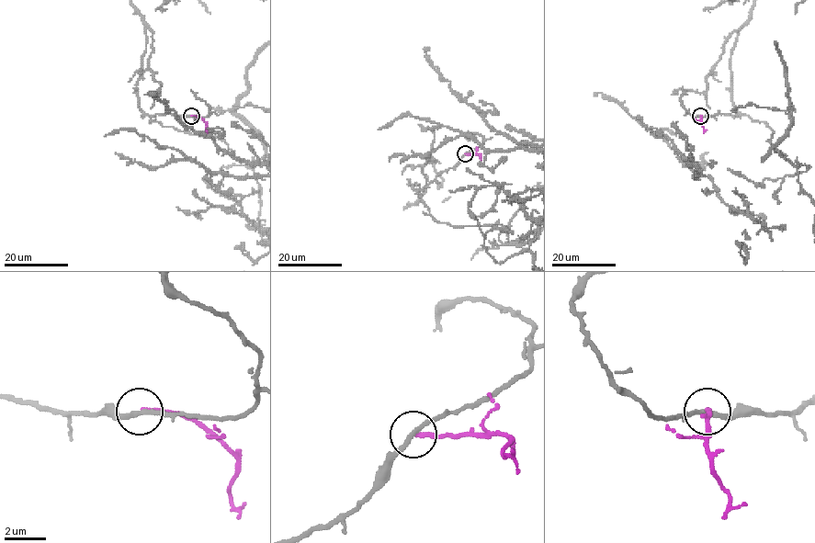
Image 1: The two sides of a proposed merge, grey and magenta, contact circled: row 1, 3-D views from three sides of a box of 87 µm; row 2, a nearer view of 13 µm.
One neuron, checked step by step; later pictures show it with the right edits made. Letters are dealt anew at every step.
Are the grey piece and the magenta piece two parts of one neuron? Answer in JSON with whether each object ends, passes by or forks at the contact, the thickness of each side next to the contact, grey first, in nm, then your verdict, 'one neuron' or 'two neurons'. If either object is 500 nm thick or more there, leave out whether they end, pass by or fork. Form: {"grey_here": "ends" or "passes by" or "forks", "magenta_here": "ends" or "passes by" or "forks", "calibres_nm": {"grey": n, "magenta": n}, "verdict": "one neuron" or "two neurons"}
{"grey_here": "passes by", "magenta_here": "ends", "calibres_nm": {"grey": 220, "magenta": 200}, "verdict": "two neurons"}

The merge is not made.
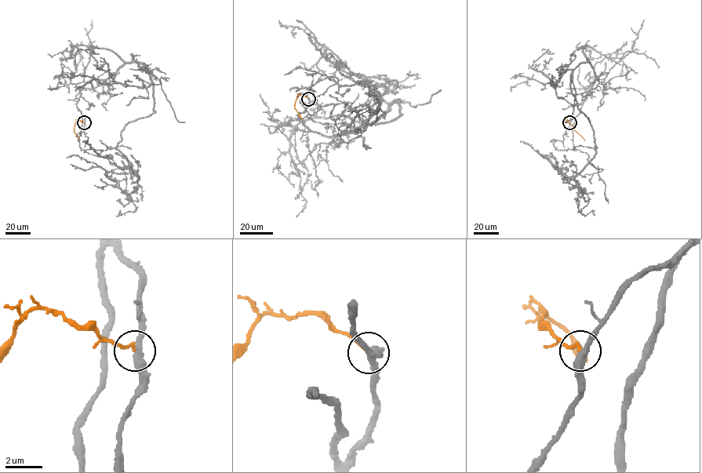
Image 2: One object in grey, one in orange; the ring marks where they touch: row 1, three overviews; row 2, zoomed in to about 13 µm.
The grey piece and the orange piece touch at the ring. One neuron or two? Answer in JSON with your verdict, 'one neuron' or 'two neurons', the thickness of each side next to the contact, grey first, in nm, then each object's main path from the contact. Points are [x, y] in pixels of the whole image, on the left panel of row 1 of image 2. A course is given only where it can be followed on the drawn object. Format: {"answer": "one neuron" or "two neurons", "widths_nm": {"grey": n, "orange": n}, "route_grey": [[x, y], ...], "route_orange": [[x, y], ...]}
{"answer": "one neuron", "widths_nm": {"grey": 400, "orange": 150}, "route_grey": [[84, 123], [77, 103], [87, 83], [141, 62], [154, 111], [130, 121], [116, 148], [138, 177], [66, 158]], "route_orange": [[84, 122], [78, 120], [74, 124], [74, 132], [79, 140]]}

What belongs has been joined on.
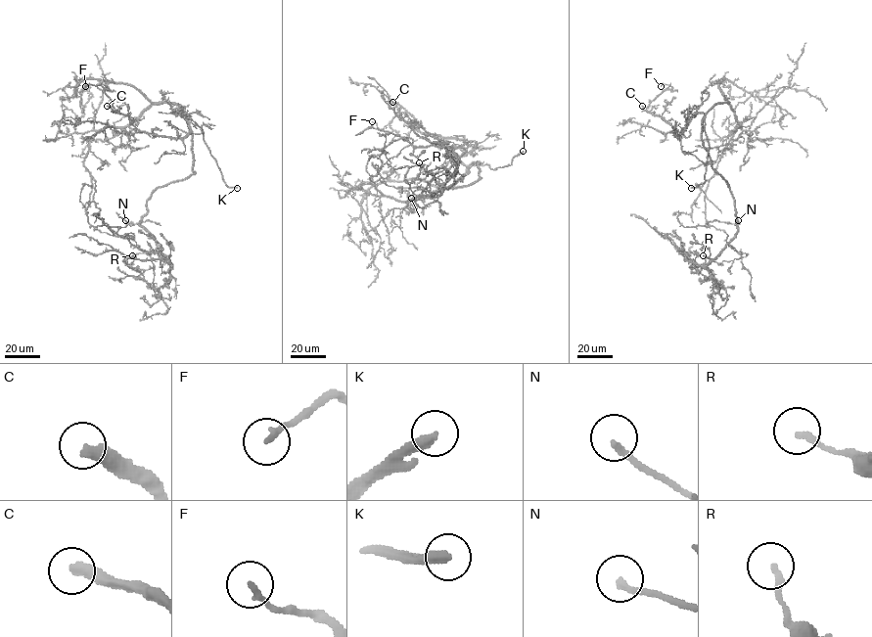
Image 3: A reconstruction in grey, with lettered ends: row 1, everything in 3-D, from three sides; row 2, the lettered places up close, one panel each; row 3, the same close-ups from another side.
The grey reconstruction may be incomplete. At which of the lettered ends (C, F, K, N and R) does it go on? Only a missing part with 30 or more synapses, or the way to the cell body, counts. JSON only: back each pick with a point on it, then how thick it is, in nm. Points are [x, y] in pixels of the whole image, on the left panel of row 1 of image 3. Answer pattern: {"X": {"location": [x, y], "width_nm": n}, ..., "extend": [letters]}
{"C": {"location": [107, 106], "width_nm": 380}, "K": {"location": [237, 188], "width_nm": 320}, "extend": ["C", "K"]}

